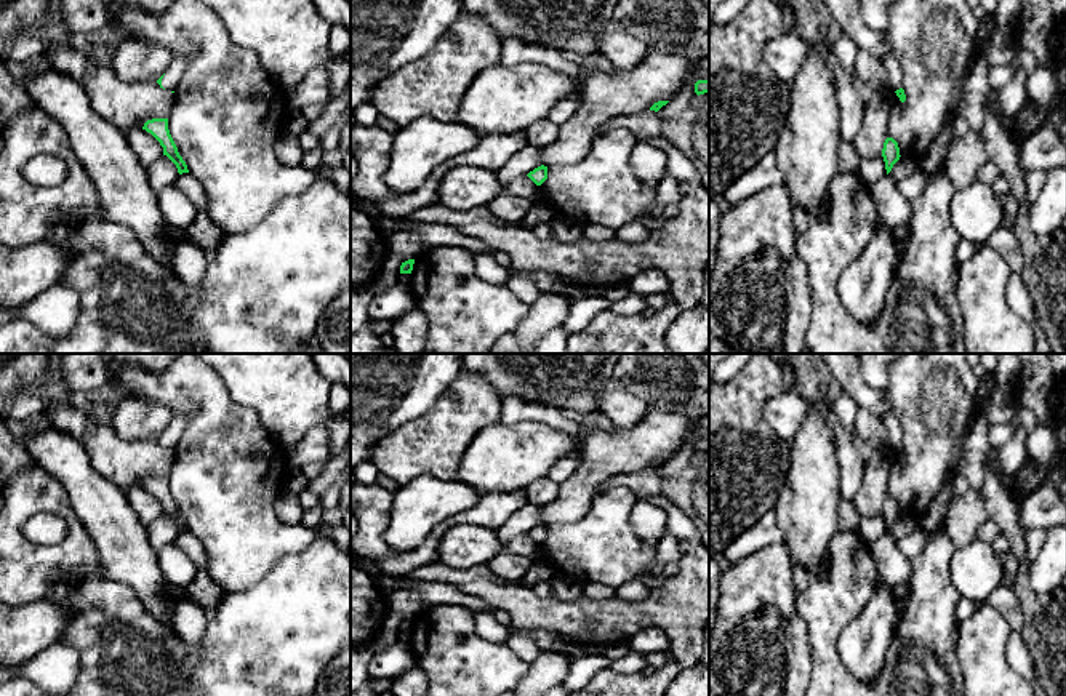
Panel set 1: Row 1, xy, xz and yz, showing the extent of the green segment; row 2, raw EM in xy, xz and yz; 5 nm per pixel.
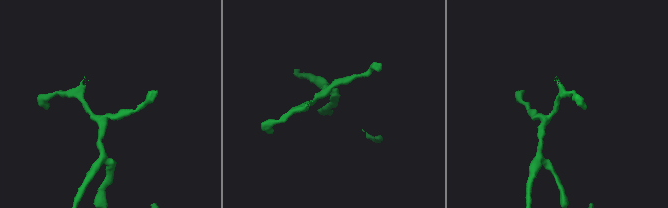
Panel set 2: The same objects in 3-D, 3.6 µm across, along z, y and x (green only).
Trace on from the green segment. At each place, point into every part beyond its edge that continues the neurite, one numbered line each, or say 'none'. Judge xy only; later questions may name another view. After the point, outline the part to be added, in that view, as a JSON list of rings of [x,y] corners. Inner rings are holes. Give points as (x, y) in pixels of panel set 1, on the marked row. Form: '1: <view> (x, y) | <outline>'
1: xy (172, 77) | [[[189,54],[173,58],[171,66],[168,67],[168,70],[165,72],[165,75],[162,78],[162,86],[166,91],[176,90],[176,86],[182,77],[184,67],[187,66],[187,61],[189,61]]]

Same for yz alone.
1: yz (893, 71) | [[[887,56],[882,59],[888,75],[888,88],[893,91],[900,90],[903,85],[901,67],[896,58]]]

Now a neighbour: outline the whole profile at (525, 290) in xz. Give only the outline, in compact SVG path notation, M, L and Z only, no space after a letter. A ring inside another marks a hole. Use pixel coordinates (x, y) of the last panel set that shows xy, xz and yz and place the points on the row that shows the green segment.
M520 275L511 277L507 286L527 306L531 306L541 294L539 288L536 286L533 280L520 277Z

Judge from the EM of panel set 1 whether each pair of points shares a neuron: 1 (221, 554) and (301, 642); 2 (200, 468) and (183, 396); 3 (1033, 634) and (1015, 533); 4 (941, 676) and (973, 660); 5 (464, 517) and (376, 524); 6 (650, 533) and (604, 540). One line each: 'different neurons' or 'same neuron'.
1: different neurons
2: same neuron
3: same neuron
4: different neurons
5: same neuron
6: different neurons

